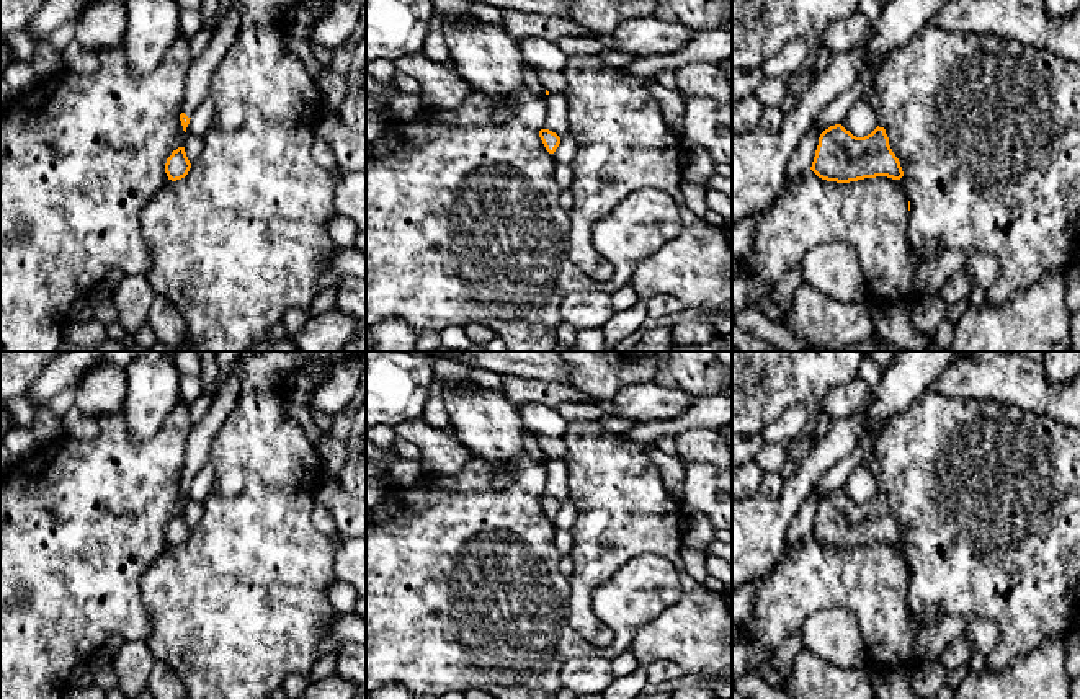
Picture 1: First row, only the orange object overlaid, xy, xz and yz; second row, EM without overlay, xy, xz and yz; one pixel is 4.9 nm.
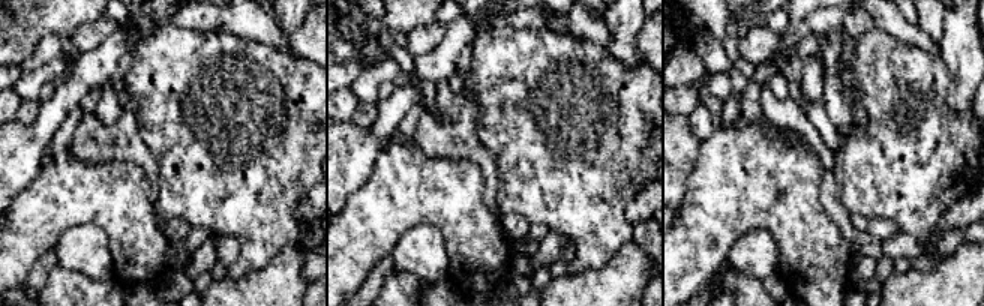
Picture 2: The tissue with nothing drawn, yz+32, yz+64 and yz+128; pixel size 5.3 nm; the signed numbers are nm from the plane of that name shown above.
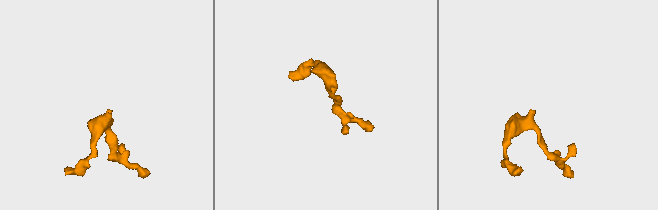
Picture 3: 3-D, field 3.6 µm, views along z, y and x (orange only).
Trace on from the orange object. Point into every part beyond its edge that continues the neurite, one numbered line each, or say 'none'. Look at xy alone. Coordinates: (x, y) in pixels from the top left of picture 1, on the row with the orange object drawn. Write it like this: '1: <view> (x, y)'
1: xy (198, 80)

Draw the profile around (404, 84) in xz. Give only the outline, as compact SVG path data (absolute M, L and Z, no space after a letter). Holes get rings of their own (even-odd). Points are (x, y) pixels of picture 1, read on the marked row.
M397 70L395 78L394 78L394 87L399 93L410 93L410 95L422 93L420 83L415 78L412 78L399 70Z

